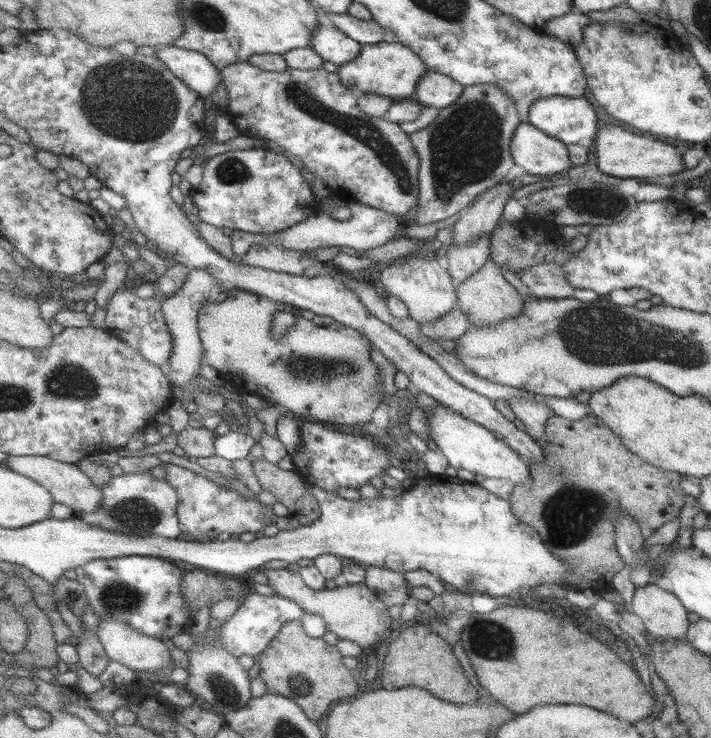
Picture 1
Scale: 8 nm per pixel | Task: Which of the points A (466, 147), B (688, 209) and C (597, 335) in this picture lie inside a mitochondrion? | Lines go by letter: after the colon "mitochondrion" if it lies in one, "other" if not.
A: mitochondrion
B: other
C: mitochondrion

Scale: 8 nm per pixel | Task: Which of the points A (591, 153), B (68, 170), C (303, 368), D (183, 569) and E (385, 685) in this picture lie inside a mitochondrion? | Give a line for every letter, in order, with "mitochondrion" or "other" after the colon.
A: other
B: other
C: mitochondrion
D: other
E: other

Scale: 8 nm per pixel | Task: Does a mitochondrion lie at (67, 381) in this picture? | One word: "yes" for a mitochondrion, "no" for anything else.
yes

